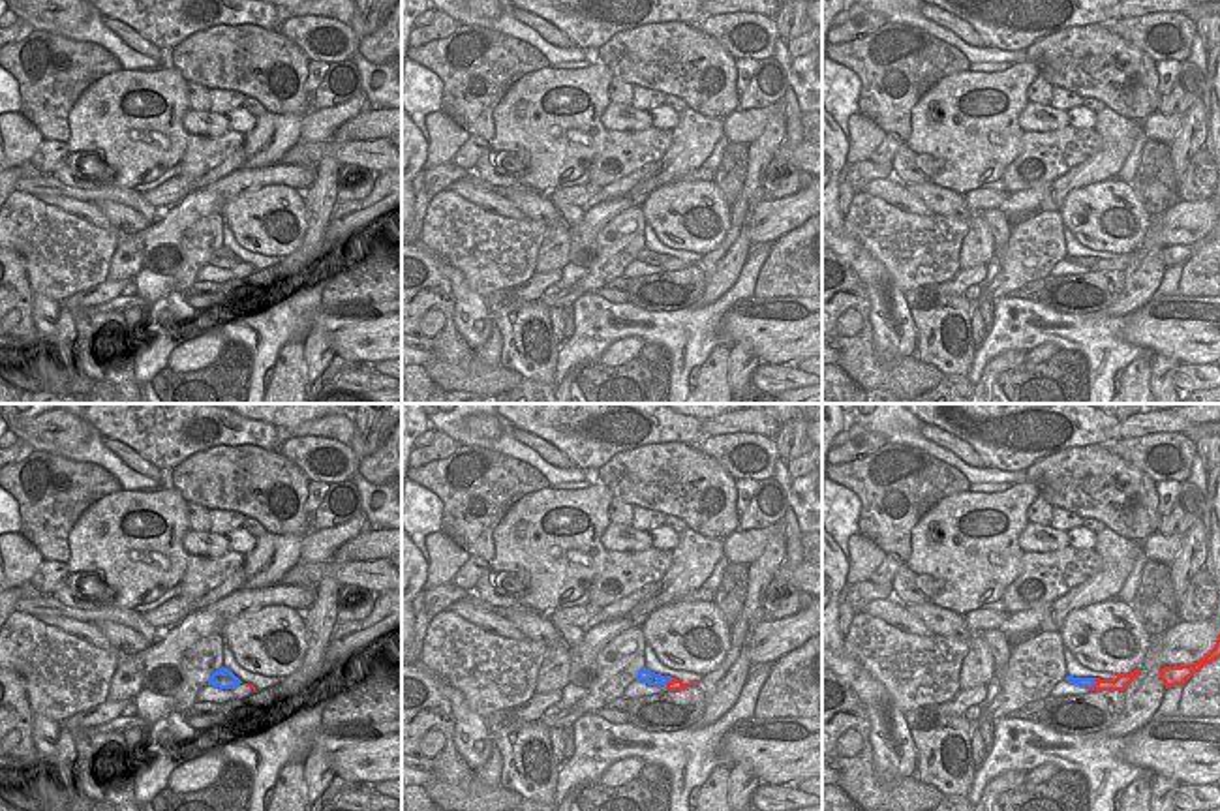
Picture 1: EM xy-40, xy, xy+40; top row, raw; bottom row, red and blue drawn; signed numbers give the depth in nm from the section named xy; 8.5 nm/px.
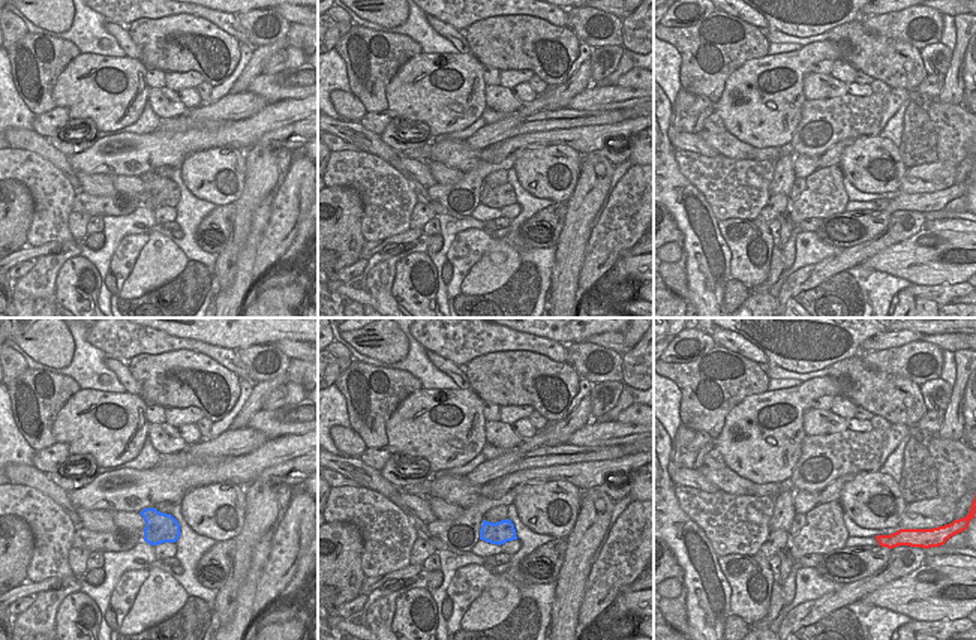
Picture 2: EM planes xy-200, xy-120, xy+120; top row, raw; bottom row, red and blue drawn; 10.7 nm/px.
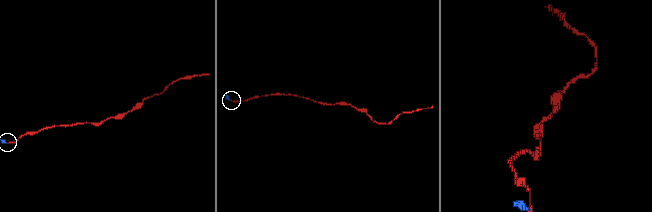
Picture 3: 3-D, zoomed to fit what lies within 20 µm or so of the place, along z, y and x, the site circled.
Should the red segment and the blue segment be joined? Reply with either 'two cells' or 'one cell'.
two cells

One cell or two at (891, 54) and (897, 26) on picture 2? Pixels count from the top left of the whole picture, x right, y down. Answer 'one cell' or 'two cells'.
two cells

